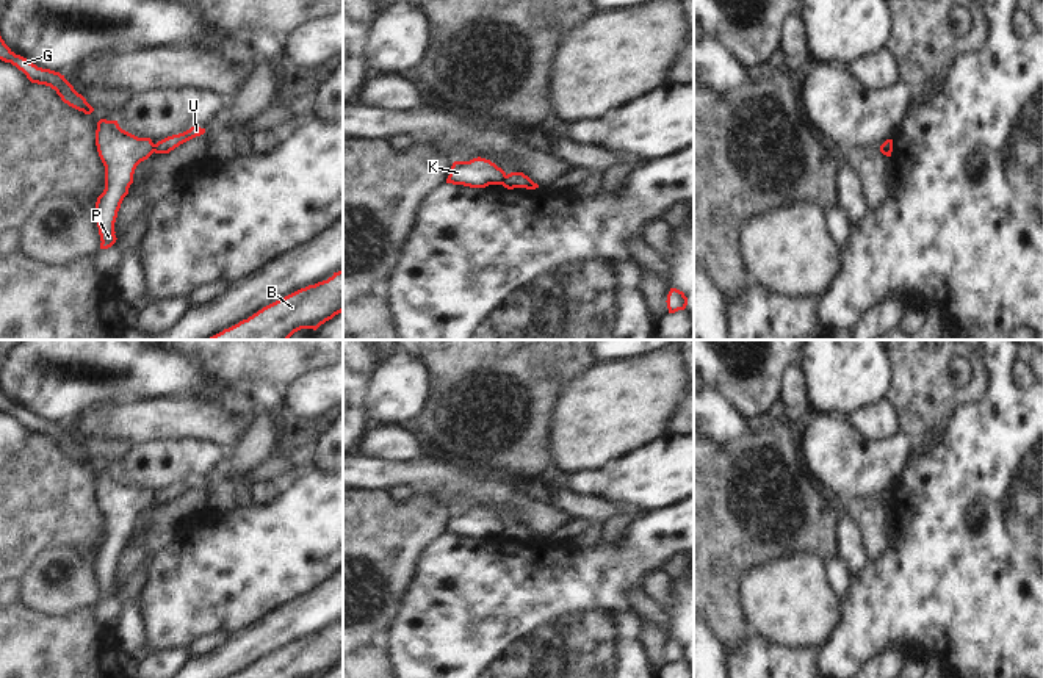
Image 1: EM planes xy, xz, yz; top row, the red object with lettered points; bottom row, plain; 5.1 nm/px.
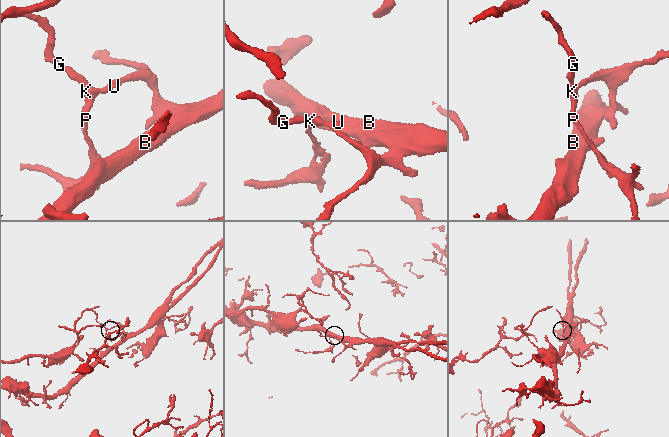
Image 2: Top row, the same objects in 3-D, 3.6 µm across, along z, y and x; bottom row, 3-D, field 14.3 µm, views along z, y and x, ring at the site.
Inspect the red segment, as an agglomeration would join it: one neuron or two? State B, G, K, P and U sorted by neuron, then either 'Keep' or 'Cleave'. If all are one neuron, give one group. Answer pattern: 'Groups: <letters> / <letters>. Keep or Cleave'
Groups: B U / G K P. Cleave

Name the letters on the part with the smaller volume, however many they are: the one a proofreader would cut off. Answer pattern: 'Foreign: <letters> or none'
Foreign: G, K, P

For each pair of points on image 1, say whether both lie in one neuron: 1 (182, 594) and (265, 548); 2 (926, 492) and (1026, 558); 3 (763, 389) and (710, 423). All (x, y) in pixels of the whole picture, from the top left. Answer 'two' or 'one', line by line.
1: one
2: one
3: two

